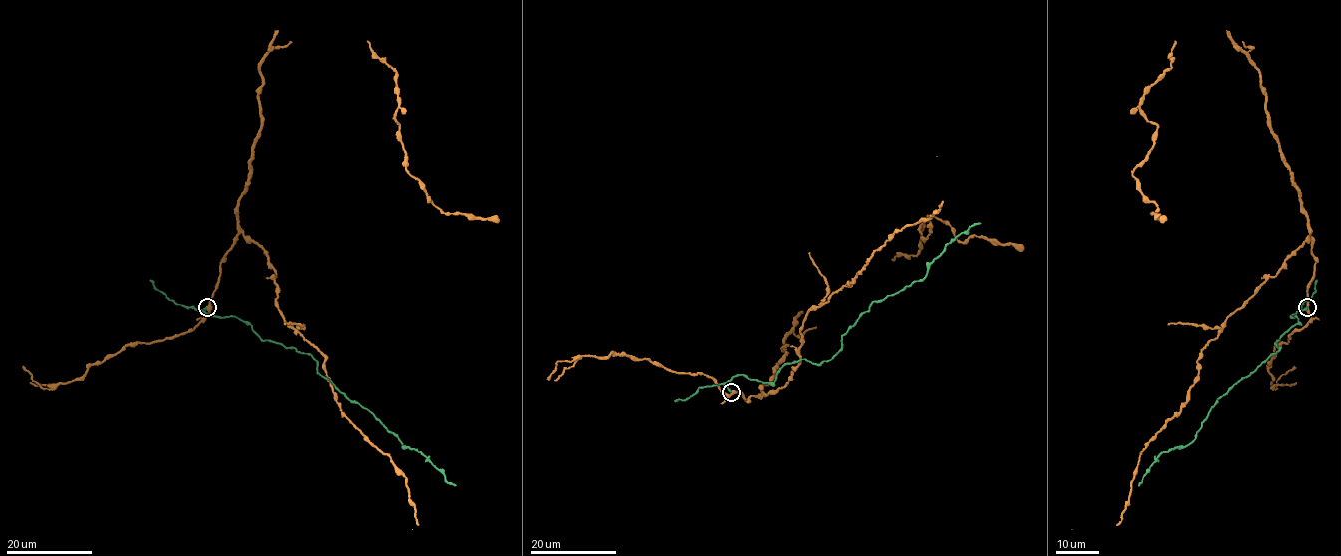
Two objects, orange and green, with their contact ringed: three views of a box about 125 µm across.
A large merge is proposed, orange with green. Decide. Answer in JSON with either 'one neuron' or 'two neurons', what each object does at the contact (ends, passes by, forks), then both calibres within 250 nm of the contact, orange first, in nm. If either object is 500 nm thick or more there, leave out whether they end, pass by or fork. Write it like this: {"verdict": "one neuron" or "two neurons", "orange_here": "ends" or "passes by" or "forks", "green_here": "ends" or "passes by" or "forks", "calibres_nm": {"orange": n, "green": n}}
{"verdict": "two neurons", "calibres_nm": {"orange": 500, "green": 360}}

